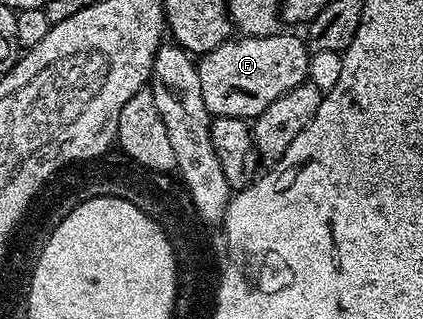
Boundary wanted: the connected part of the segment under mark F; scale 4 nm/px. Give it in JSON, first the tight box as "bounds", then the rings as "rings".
{"bounds":[196,30,310,121],"rings":[[[284,30],[271,36],[242,35],[224,40],[196,61],[203,102],[214,117],[234,116],[243,121],[256,118],[275,98],[310,79],[309,56],[308,43]]]}

